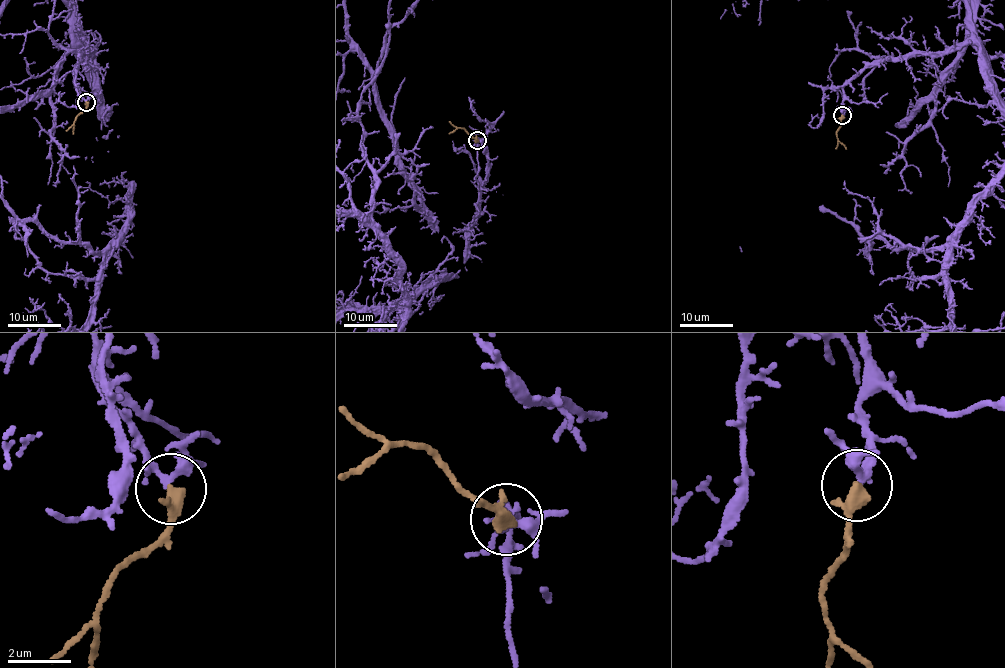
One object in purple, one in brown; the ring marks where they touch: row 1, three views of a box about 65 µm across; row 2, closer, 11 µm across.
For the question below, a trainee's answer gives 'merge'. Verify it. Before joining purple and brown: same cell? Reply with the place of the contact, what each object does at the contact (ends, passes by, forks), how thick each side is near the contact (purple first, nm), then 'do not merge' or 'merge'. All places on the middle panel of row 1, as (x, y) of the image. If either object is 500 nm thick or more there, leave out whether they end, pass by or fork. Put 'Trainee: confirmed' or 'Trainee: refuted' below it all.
place (477, 140); purple forks; brown ends; calibres 200 and 440 nm; merge
Trainee: confirmed

